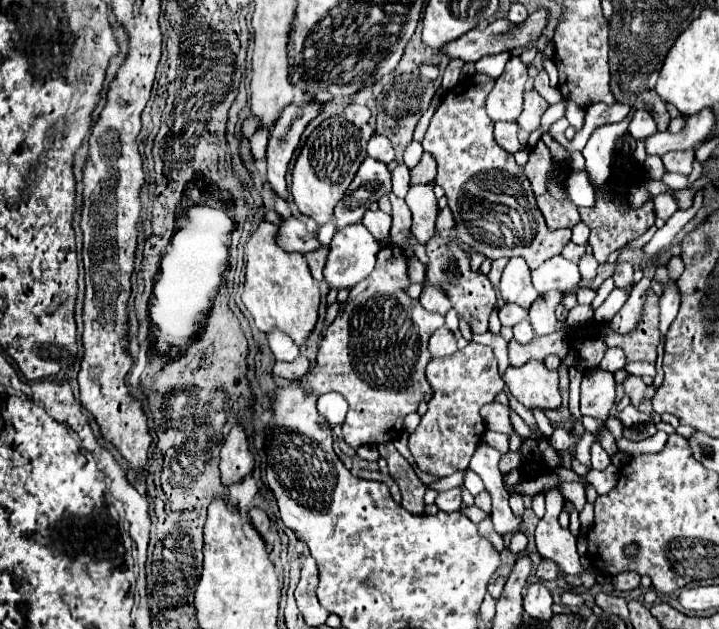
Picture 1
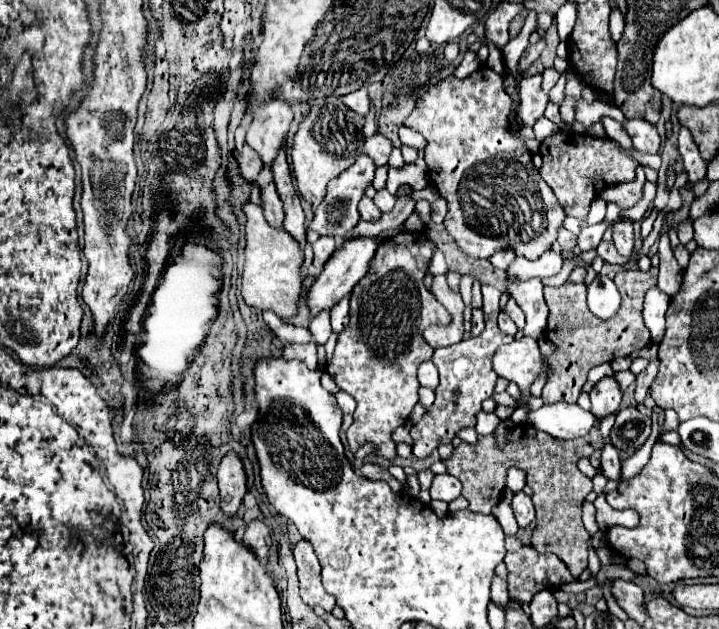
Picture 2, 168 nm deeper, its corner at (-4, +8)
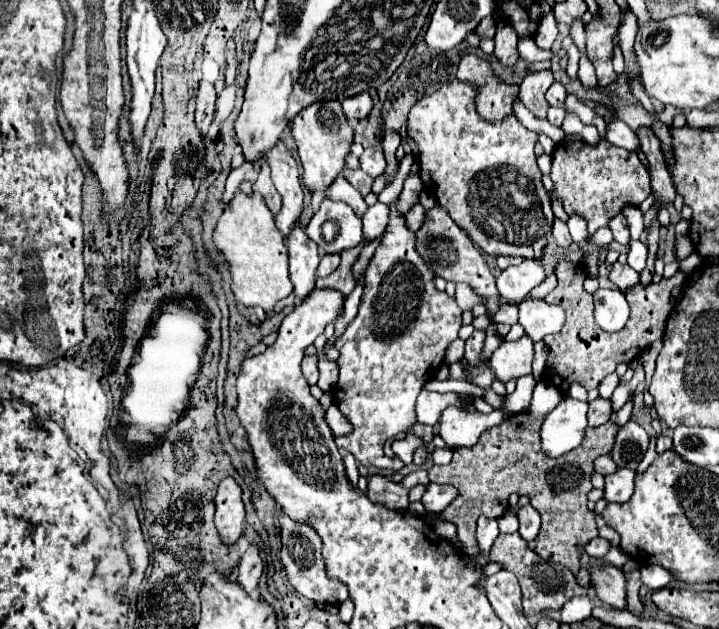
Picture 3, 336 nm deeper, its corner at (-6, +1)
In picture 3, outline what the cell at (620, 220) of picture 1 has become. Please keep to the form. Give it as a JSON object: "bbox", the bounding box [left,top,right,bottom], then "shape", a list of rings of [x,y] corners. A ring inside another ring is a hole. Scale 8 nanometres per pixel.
{"bbox":[609,262,639,290],"shape":[[[615,262],[613,268],[611,268],[611,274],[609,274],[609,280],[619,290],[627,290],[629,286],[635,286],[639,282],[639,274],[631,266],[625,266],[621,262]]]}

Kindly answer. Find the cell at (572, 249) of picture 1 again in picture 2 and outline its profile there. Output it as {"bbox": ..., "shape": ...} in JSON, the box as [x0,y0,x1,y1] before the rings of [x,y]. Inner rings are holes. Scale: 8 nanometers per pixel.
{"bbox":[557,227,577,251],"shape":[[[561,227],[559,229],[559,235],[557,235],[557,243],[561,245],[563,251],[571,251],[577,245],[577,237],[571,231],[567,231],[567,229]]]}

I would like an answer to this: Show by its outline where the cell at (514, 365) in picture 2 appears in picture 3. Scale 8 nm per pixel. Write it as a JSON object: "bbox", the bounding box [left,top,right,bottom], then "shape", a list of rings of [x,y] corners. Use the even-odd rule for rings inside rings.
{"bbox":[489,336,533,382],"shape":[[[523,336],[517,342],[503,342],[499,350],[489,360],[489,366],[493,368],[497,380],[509,382],[517,380],[521,376],[531,374],[531,362],[533,362],[533,342],[529,336]]]}

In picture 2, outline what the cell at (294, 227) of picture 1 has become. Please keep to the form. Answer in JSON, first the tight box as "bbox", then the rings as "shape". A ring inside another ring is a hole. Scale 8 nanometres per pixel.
{"bbox":[261,181,283,227],"shape":[[[273,181],[267,187],[261,187],[261,207],[263,207],[265,219],[271,223],[271,227],[281,227],[283,203],[281,203],[277,191],[275,191]]]}

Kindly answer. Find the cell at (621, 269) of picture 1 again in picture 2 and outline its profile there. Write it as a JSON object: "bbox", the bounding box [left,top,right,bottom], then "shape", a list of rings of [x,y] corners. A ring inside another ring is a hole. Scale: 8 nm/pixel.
{"bbox":[613,221,633,255],"shape":[[[621,221],[613,225],[613,245],[621,255],[631,255],[633,249],[633,223]]]}

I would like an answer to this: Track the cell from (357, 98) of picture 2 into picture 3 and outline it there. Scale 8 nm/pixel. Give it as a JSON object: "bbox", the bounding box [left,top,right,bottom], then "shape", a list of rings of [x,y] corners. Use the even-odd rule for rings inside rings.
{"bbox":[341,92,373,122],"shape":[[[361,92],[361,94],[357,94],[357,96],[351,96],[351,98],[343,100],[341,104],[343,104],[345,116],[347,116],[349,120],[353,120],[353,122],[359,122],[359,120],[367,118],[369,112],[371,112],[371,108],[373,108],[371,96],[369,96],[367,92]]]}

